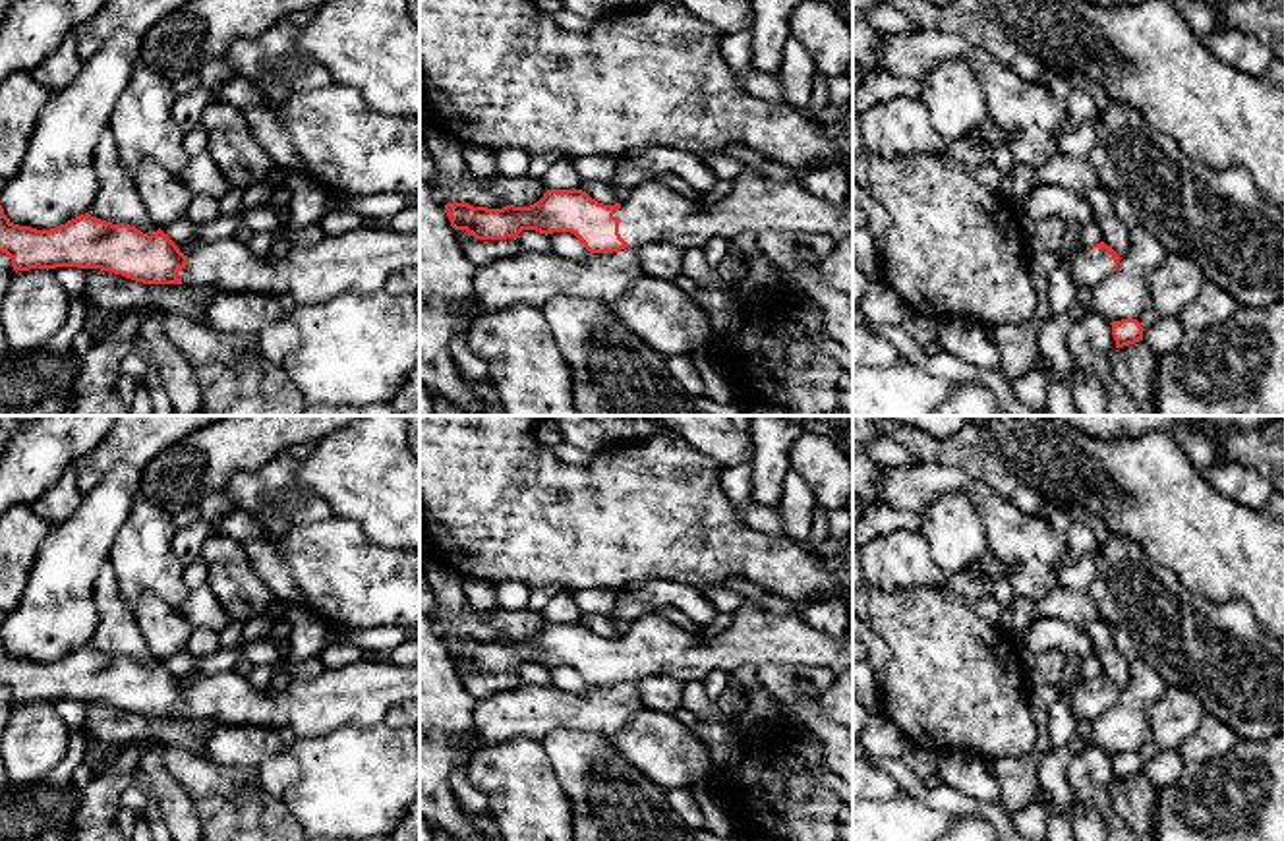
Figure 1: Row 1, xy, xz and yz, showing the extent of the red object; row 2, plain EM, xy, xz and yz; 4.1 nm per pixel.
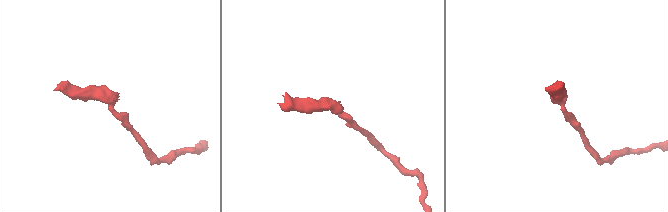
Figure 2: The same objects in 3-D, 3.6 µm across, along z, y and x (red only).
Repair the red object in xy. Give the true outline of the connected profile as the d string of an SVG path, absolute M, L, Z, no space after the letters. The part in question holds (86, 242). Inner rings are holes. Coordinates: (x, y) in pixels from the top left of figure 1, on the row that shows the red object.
M0 205L0 251L12 259L14 271L29 269L101 269L143 284L190 284L211 286L222 292L257 292L267 296L288 294L296 304L327 302L338 294L373 294L383 290L389 276L406 267L420 271L420 228L398 234L387 224L362 224L352 232L329 238L313 246L292 246L280 259L255 255L236 238L195 246L184 255L180 247L159 228L143 234L130 224L112 224L79 215L50 230L14 224Z

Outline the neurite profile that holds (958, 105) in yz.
M963 60L940 62L922 83L934 128L948 141L975 135L988 120L984 91Z

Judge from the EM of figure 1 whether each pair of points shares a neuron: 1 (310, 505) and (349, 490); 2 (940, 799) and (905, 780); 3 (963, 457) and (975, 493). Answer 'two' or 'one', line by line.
1: two
2: one
3: two

